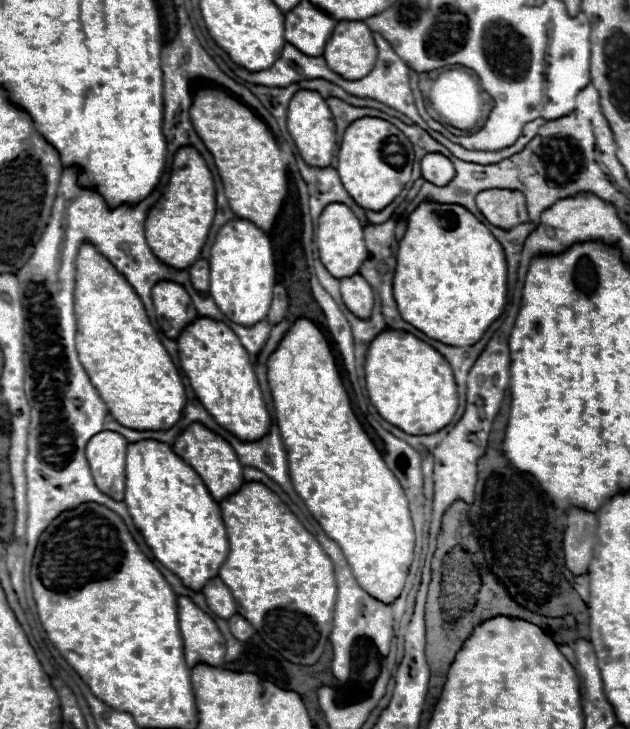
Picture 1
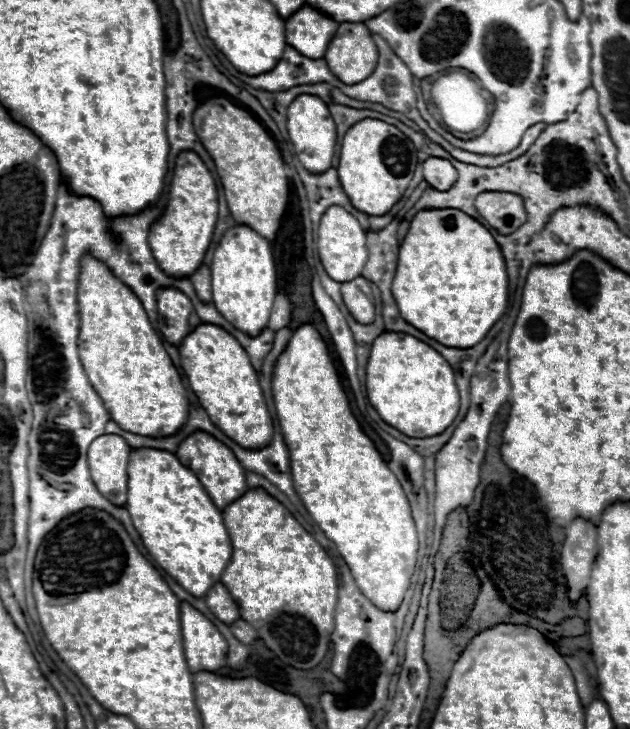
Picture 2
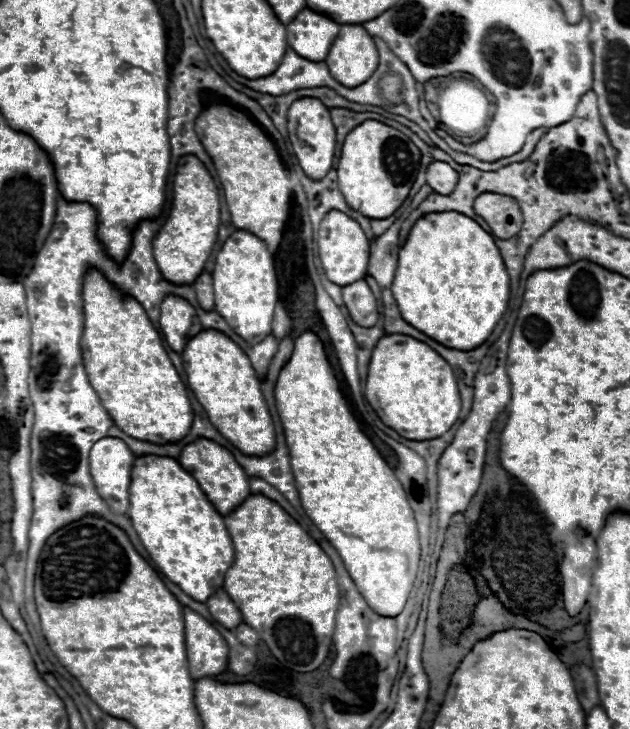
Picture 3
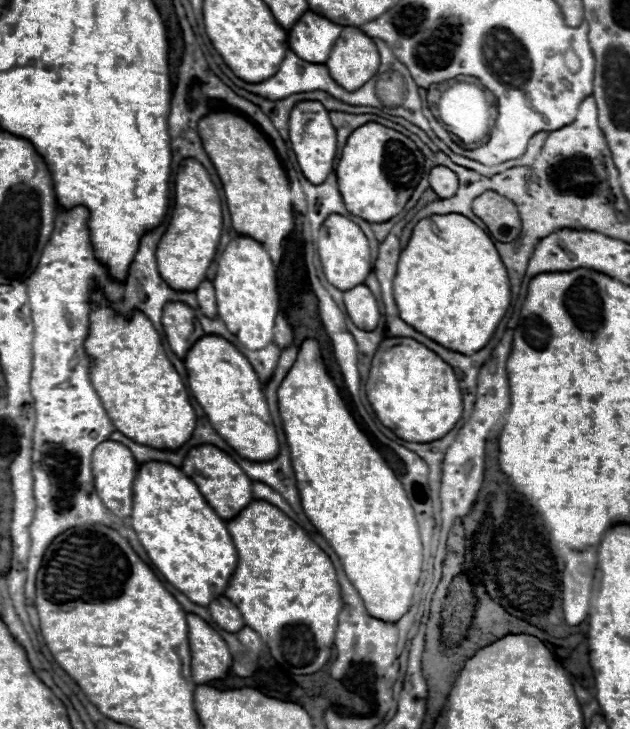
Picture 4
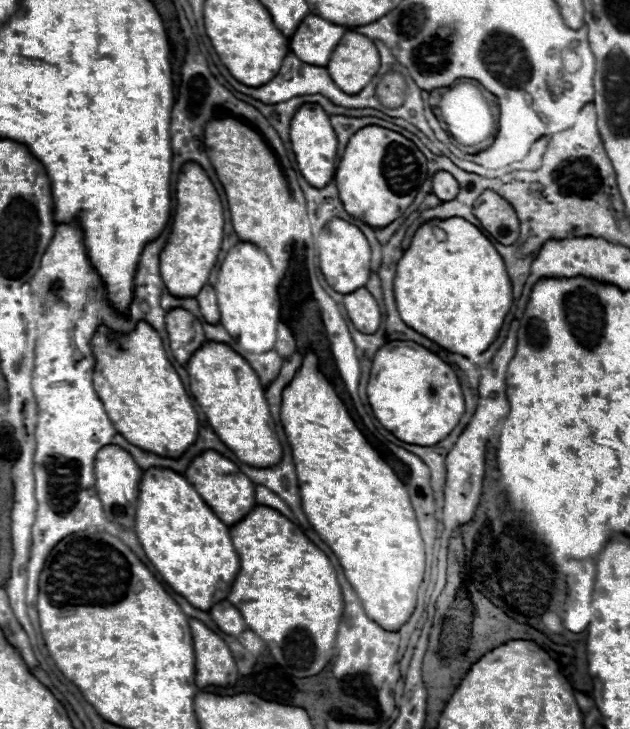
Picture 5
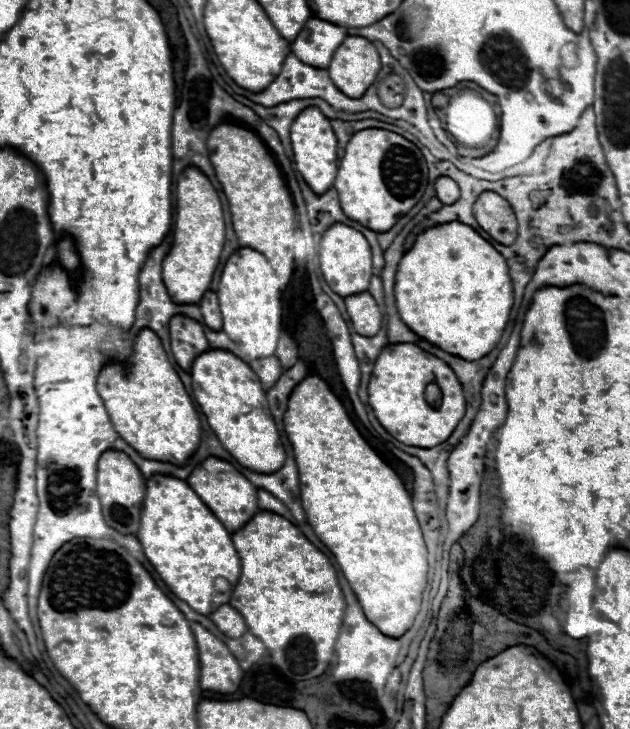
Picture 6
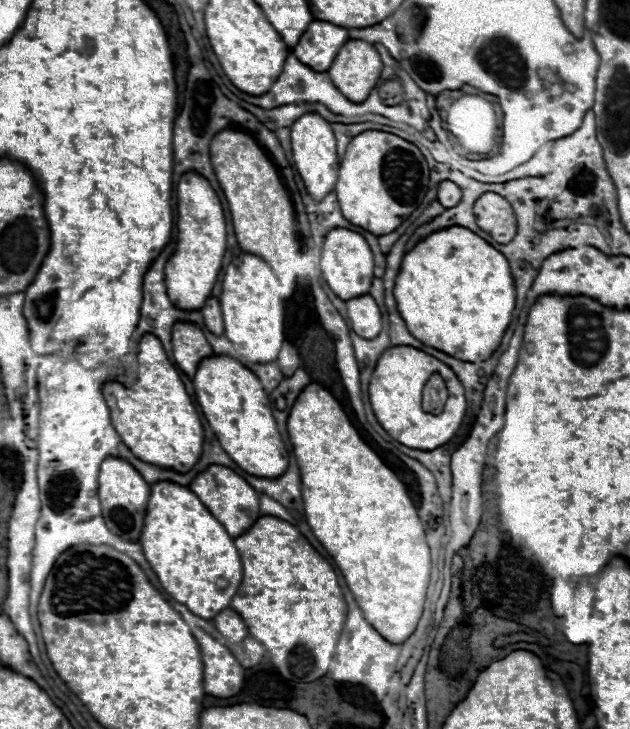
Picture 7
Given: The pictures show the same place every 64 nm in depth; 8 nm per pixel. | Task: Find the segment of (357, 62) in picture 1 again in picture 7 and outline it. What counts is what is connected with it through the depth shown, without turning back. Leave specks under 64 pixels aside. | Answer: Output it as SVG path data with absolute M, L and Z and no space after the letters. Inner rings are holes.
M348 40L348 44L340 48L328 74L348 100L360 104L368 98L372 88L376 88L382 68L384 64L372 44L364 40Z

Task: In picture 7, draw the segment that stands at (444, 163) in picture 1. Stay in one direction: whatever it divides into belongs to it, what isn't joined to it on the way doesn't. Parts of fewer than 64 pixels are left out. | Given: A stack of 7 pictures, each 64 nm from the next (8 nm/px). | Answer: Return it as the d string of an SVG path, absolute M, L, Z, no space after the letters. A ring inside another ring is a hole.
M450 180L440 182L440 186L438 186L438 202L444 208L456 206L460 202L460 198L462 198L462 192L460 192L460 188L456 184L452 184Z

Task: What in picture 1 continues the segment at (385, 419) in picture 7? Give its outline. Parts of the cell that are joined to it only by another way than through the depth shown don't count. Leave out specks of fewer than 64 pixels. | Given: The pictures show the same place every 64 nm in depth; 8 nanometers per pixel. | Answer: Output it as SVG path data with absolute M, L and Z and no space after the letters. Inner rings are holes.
M384 330L372 340L366 362L366 390L378 414L408 434L438 432L458 410L458 392L450 364L430 344L408 332Z

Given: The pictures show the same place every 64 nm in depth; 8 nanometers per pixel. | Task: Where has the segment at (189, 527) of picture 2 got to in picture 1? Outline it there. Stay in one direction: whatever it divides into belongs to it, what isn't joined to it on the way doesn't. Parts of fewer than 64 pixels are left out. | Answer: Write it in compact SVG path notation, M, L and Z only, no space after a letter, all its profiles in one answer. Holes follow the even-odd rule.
M152 440L128 444L124 502L154 558L176 574L186 588L202 592L204 584L218 576L230 552L220 506L200 476L166 444Z

